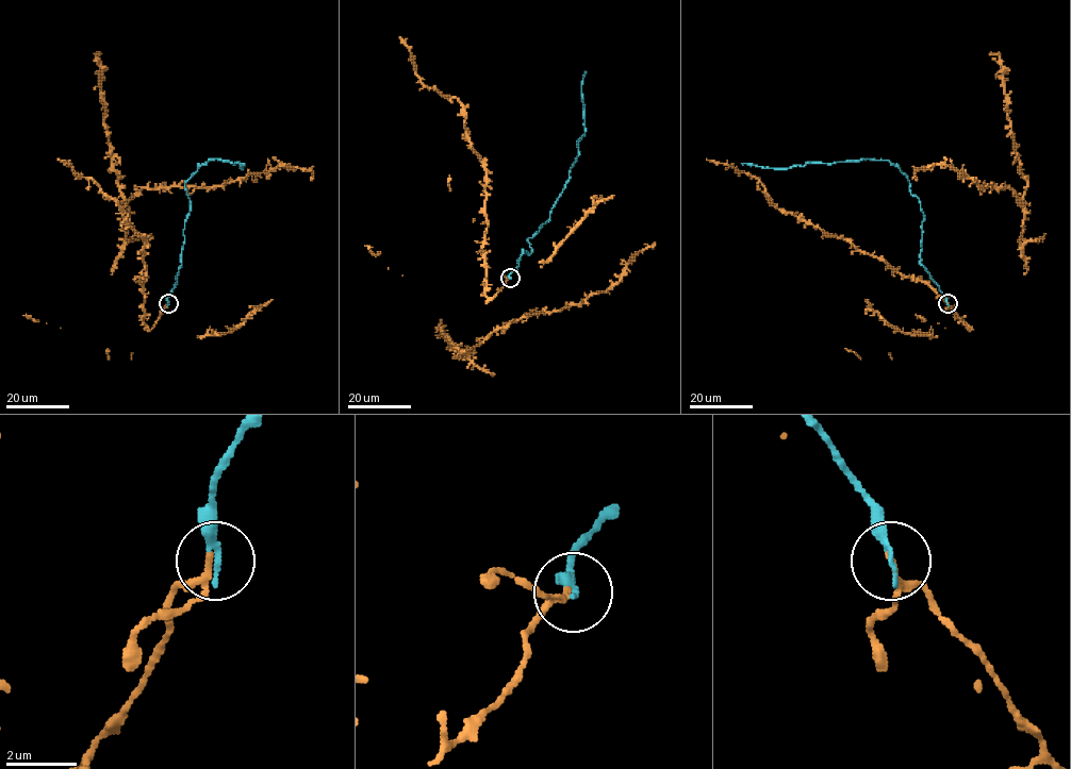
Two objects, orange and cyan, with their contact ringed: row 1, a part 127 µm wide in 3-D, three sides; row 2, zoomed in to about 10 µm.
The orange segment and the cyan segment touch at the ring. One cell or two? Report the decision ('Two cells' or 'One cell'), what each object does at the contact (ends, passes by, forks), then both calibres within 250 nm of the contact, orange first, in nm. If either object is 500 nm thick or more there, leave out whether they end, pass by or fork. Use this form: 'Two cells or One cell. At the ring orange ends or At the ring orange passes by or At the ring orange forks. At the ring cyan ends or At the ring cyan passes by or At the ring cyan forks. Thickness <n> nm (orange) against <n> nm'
One cell. At the ring orange passes by. At the ring cyan ends. Thickness 130 nm (orange) against 240 nm

